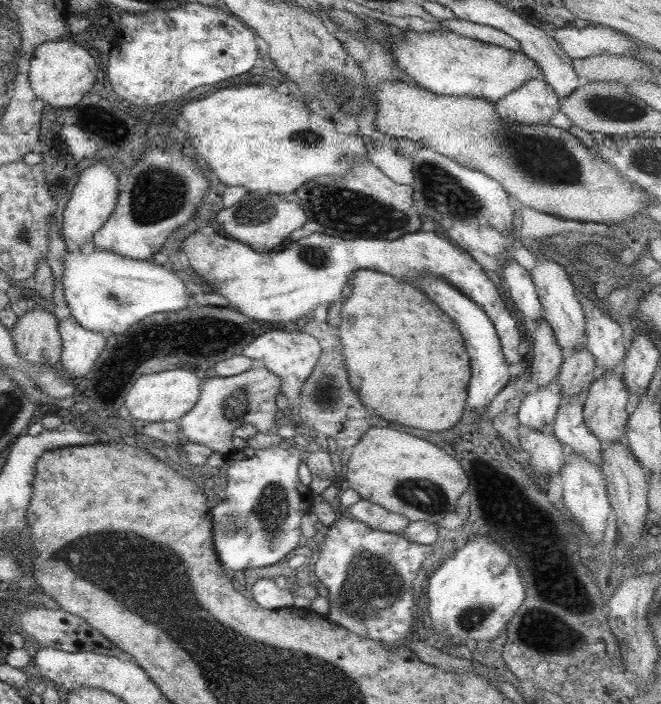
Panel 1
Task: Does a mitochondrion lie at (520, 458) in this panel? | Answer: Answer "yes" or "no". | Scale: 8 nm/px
no

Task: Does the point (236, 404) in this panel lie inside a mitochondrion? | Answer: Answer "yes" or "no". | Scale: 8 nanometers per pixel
yes

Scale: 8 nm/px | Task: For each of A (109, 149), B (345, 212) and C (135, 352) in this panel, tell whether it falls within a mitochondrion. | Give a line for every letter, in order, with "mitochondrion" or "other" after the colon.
A: other
B: mitochondrion
C: other

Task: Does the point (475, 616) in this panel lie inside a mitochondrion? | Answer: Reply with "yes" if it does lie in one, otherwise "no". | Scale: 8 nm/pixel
yes

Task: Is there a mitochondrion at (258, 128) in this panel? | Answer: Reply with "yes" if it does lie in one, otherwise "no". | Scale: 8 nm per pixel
no

